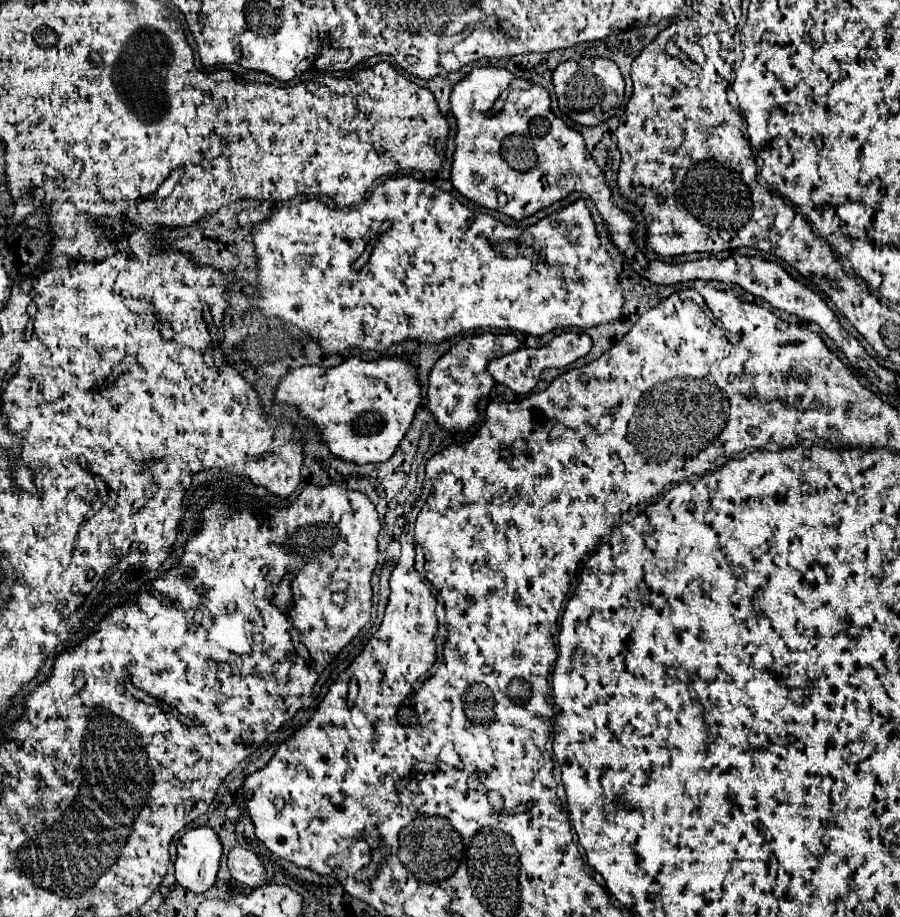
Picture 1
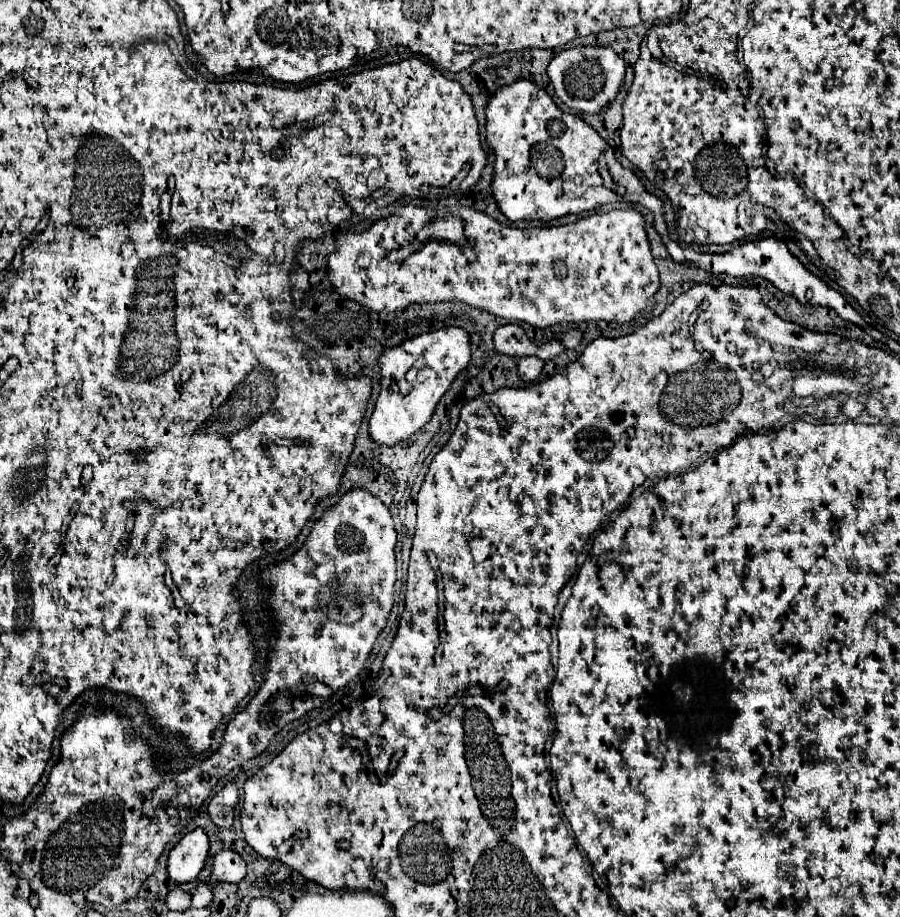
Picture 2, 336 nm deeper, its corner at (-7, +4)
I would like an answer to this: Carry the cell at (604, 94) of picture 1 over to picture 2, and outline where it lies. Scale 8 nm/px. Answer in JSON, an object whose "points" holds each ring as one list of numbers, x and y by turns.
{"points":[[602,46,568,48,556,54,548,64,548,76,556,96,574,112,600,112,604,106,608,106,620,90,624,72,624,60,612,48]]}

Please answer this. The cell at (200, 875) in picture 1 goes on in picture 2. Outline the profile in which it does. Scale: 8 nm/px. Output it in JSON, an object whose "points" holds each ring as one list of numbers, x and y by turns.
{"points":[[202,828,188,832,172,850,168,858,168,876,170,880,184,884,192,882,204,868,208,856,208,836]]}

